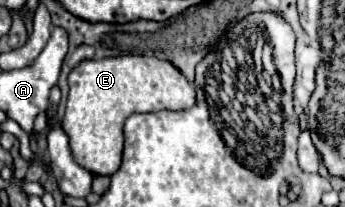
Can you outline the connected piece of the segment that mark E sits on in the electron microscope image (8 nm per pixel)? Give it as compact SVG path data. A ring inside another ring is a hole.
M135 54L111 56L101 60L83 60L69 74L69 98L61 124L69 136L69 146L75 162L93 174L111 176L121 166L123 124L131 114L157 112L157 110L187 110L193 104L195 104L195 88L167 60L159 60L155 56L135 56Z

